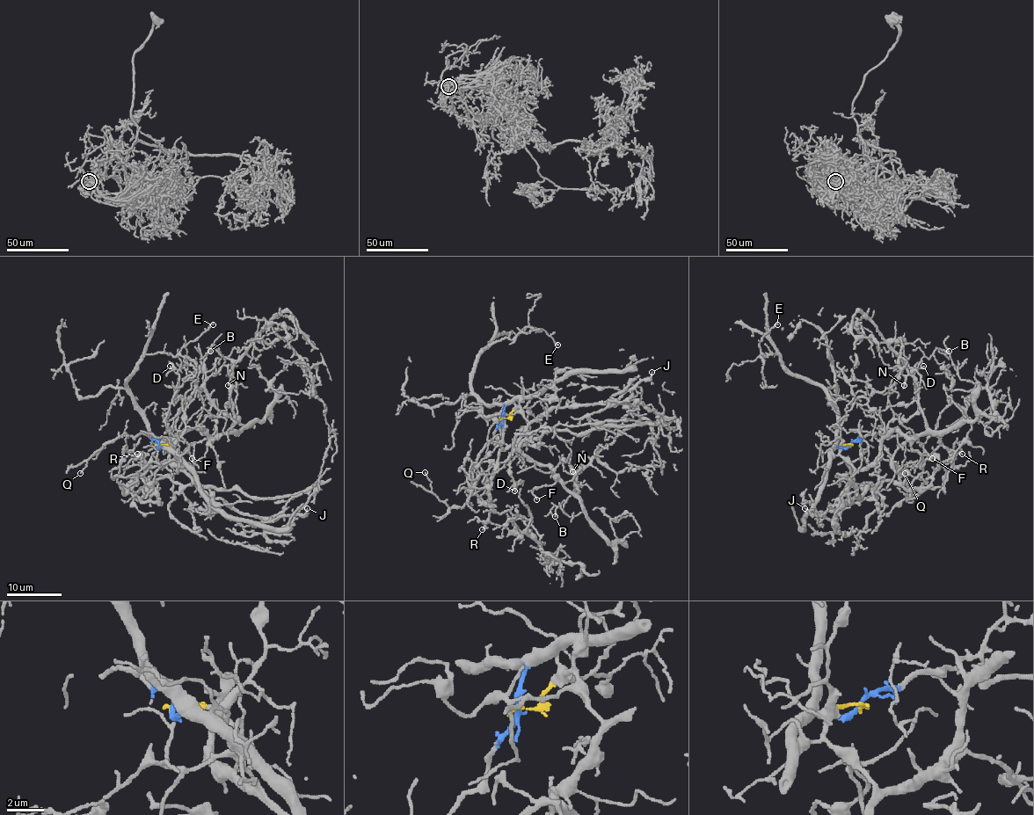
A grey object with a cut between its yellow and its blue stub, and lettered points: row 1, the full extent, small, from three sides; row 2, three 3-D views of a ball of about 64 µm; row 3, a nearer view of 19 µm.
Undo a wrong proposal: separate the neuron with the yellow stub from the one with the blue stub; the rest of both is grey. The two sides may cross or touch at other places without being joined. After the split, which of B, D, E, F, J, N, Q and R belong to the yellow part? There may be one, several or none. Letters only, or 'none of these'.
B, D, F, J, N, R

